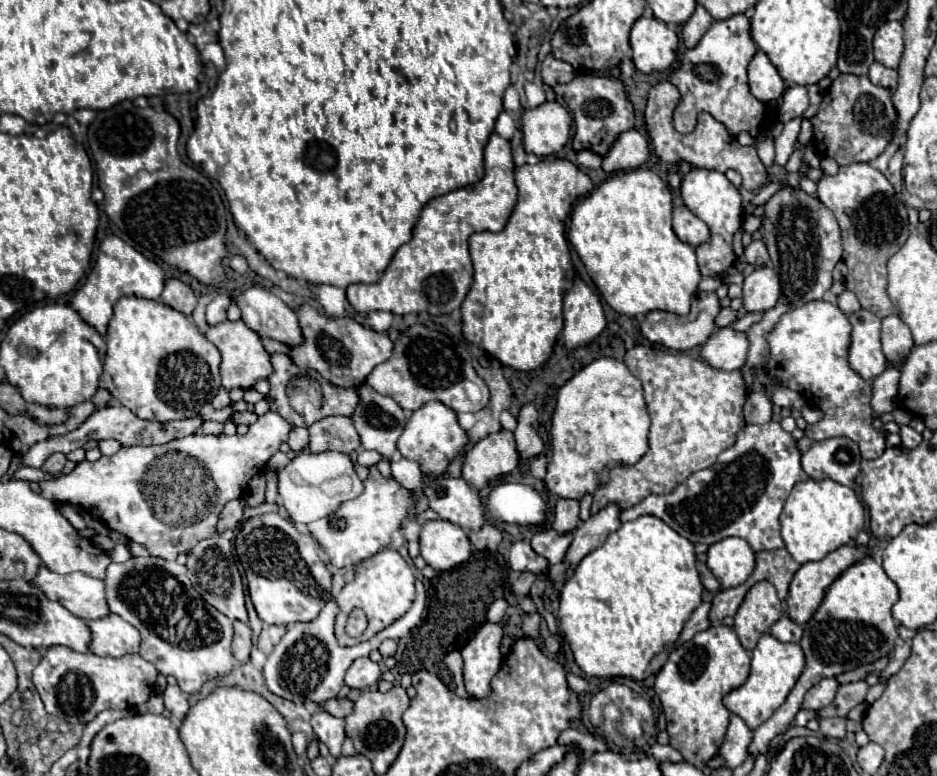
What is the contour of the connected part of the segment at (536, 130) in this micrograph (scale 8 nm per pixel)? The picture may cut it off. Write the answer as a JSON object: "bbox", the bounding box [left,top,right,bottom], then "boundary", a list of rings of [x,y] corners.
{"bbox":[521,101,571,157],"boundary":[[[545,101],[539,107],[525,109],[521,117],[523,145],[527,153],[547,157],[563,149],[569,141],[571,115],[557,101]]]}

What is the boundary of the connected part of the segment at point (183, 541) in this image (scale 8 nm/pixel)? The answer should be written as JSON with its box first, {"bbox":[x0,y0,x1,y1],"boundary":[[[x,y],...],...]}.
{"bbox":[41,411,291,559],"boundary":[[[267,411],[261,415],[245,435],[187,435],[183,439],[173,439],[163,445],[149,445],[149,447],[121,447],[119,453],[111,457],[101,457],[97,461],[81,461],[77,467],[59,479],[43,481],[41,495],[55,501],[55,503],[69,503],[79,505],[87,513],[99,511],[99,521],[105,523],[109,529],[123,533],[129,541],[141,543],[153,557],[161,559],[177,559],[179,553],[189,553],[197,541],[217,535],[217,519],[223,511],[223,505],[231,499],[239,499],[247,491],[247,483],[253,475],[261,471],[261,465],[269,461],[271,455],[279,451],[279,445],[287,441],[291,425],[275,415],[275,411]]]}

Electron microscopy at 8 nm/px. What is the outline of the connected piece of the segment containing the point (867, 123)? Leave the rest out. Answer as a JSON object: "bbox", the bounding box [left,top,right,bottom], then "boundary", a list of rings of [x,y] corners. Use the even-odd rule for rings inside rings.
{"bbox":[809,75,897,165],"boundary":[[[839,75],[823,93],[819,111],[809,119],[813,125],[813,147],[819,155],[833,157],[839,165],[871,161],[891,143],[897,113],[891,103],[891,91],[873,85],[869,77]]]}

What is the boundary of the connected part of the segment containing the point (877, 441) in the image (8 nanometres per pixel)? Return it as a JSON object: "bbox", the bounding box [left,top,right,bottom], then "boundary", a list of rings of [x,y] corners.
{"bbox":[755,301,885,459],"boundary":[[[811,301],[785,313],[773,331],[767,333],[769,359],[763,367],[755,367],[761,385],[789,387],[803,395],[803,399],[823,411],[823,419],[807,425],[805,433],[811,441],[829,437],[853,439],[863,459],[877,459],[885,451],[885,435],[873,427],[871,413],[871,385],[861,379],[847,361],[851,343],[851,325],[847,315],[833,303]]]}

